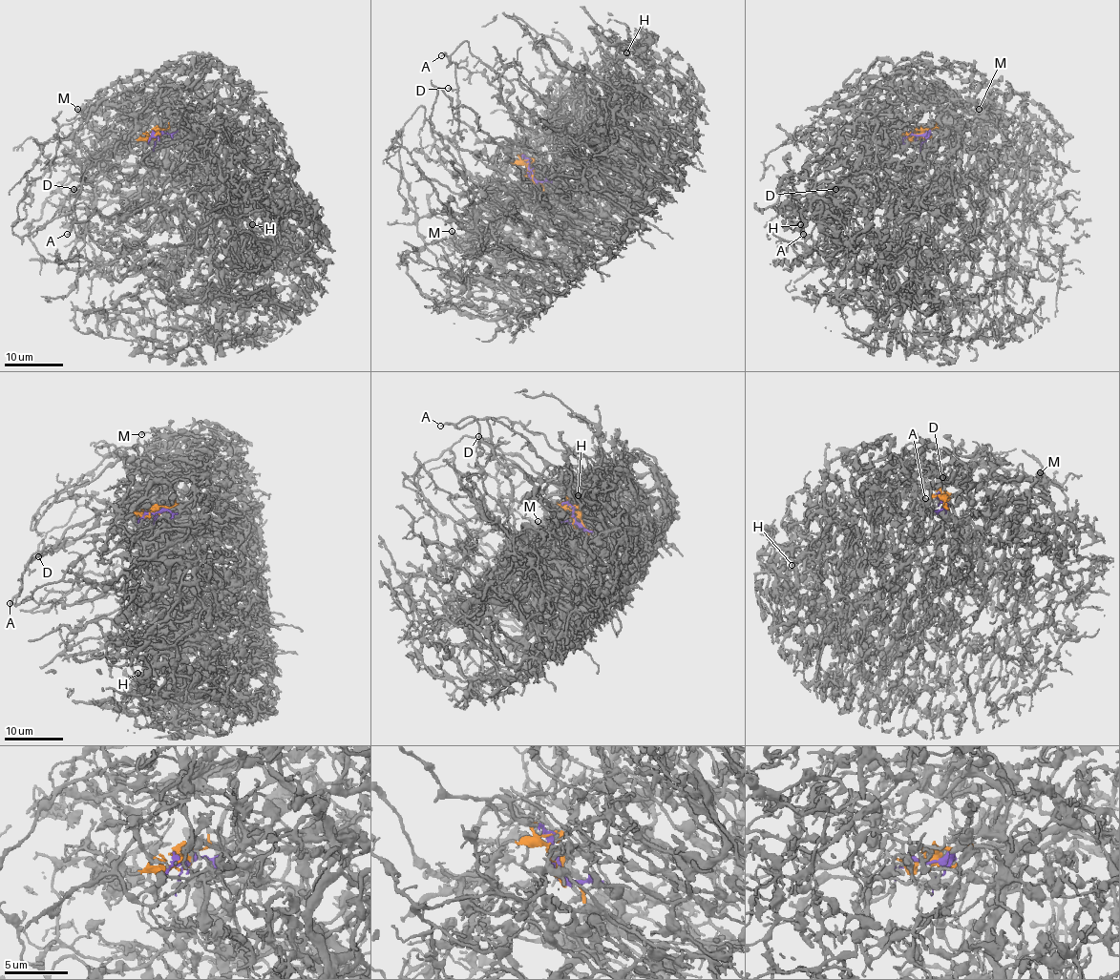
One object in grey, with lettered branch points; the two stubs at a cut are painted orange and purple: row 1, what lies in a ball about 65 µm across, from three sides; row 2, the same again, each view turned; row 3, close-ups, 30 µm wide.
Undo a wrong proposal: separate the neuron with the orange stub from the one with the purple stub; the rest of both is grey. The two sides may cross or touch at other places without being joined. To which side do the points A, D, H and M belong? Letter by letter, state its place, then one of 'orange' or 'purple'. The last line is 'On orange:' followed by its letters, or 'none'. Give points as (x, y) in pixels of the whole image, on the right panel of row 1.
A: at (803, 234); purple
D: at (835, 189); purple
H: at (800, 224); orange
M: at (979, 109); orange
On orange: H, M

